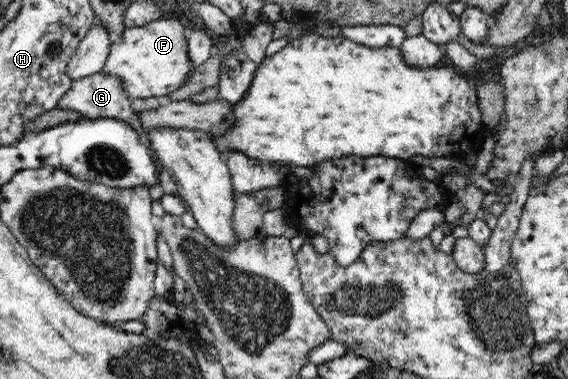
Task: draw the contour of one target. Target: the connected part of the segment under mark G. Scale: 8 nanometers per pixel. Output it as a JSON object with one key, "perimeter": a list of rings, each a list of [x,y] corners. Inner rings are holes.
{"perimeter":[[[100,71],[100,73],[94,73],[92,75],[82,77],[82,79],[73,81],[70,89],[65,91],[63,96],[60,98],[60,101],[58,101],[57,107],[77,111],[84,119],[95,120],[98,118],[112,118],[128,122],[132,128],[138,132],[138,135],[141,135],[140,143],[142,143],[147,150],[150,150],[152,159],[159,168],[158,179],[159,184],[161,184],[164,189],[164,193],[179,196],[176,183],[174,183],[173,179],[171,179],[170,175],[168,175],[168,171],[159,165],[157,155],[155,154],[155,151],[151,149],[151,140],[148,137],[148,133],[144,134],[144,130],[141,128],[140,120],[134,112],[132,99],[124,91],[123,83],[121,83],[117,77],[108,75],[105,71]]]}

